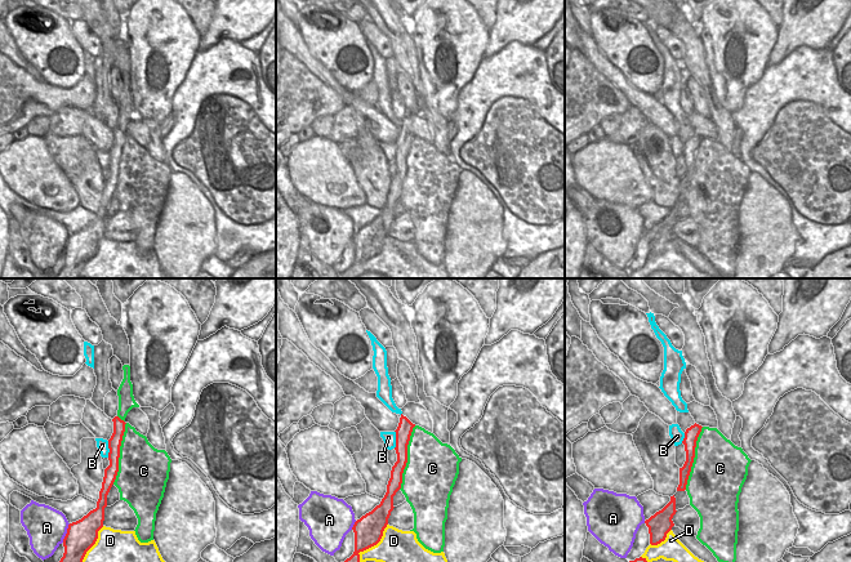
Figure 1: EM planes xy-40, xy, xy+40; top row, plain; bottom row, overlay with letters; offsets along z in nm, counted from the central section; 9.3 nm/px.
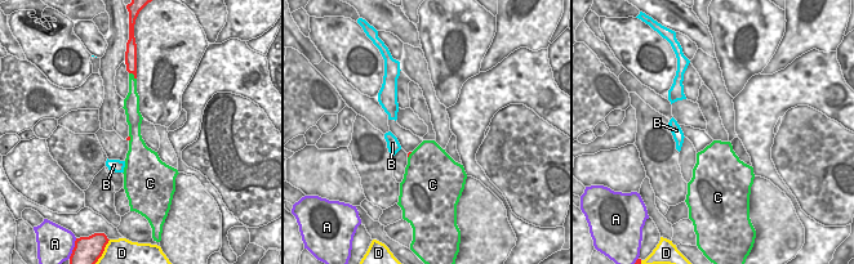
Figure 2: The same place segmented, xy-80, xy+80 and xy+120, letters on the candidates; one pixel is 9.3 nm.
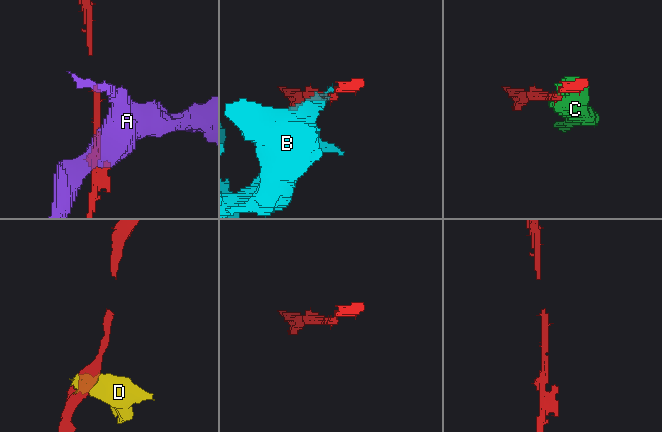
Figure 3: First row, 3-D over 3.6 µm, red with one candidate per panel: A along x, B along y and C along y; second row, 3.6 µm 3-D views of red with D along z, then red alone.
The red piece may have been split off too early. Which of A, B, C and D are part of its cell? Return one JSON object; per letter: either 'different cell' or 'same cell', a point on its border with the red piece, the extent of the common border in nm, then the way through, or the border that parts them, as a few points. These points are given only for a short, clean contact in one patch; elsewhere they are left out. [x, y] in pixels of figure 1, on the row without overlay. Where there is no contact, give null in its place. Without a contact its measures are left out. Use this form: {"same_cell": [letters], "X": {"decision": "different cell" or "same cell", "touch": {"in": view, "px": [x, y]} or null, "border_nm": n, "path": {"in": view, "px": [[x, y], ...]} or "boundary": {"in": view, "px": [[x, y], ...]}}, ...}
{"same_cell": [], "A": {"decision": "different cell", "touch": {"in": "xy-40", "px": [67, 244]}, "border_nm": 190}, "B": {"decision": "different cell", "touch": {"in": "xy", "px": [396, 151]}, "border_nm": 170, "boundary": {"in": "xy", "px": [[395, 142], [393, 159]]}}, "C": {"decision": "different cell", "touch": {"in": "xy-40", "px": [119, 161]}, "border_nm": 650}, "D": {"decision": "different cell", "touch": {"in": "xy", "px": [373, 257]}, "border_nm": 460}}

